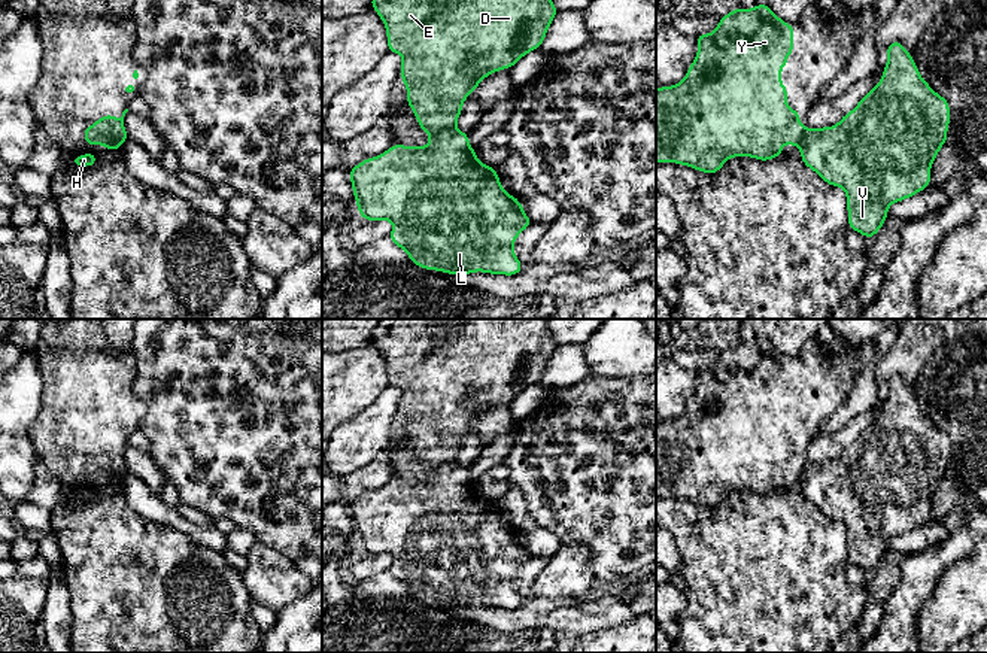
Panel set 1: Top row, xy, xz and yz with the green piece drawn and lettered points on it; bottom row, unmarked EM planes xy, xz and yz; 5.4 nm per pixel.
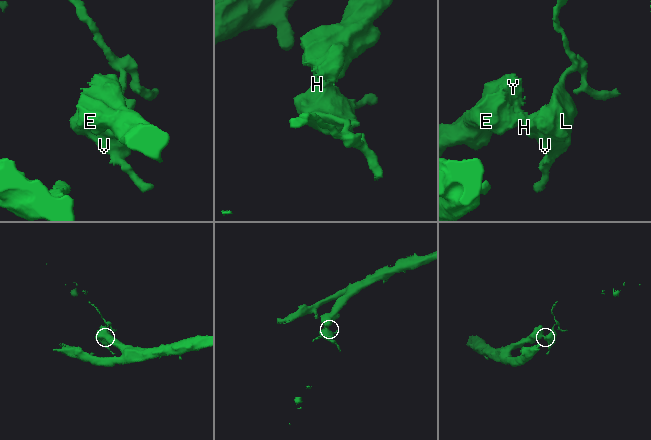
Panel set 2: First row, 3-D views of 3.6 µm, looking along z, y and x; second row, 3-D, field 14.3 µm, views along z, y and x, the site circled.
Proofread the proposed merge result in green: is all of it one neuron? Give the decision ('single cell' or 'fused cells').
fused cells

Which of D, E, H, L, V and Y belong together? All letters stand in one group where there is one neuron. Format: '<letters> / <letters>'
D E Y / H L V

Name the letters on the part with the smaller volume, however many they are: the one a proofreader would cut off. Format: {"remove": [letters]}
{"remove": ["H", "L", "V"]}

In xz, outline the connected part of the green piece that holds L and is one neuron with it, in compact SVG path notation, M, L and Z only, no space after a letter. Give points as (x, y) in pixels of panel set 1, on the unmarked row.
M443 464L425 482L392 479L386 486L361 495L349 510L362 553L391 555L389 572L423 604L455 610L520 607L523 598L513 580L532 555L519 532L502 523L495 502L477 493L464 465Z

